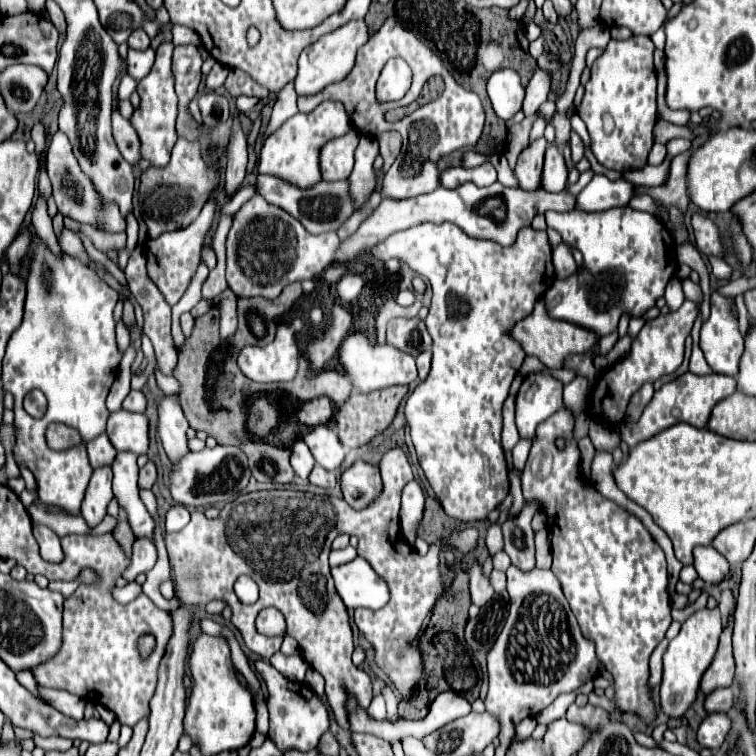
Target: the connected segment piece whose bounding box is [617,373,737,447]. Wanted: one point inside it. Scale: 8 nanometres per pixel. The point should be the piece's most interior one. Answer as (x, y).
(689, 398)

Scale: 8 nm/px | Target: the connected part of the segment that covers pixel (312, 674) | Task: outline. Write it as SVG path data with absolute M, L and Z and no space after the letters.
M309 669L309 671L307 671L307 677L305 677L305 683L313 689L313 693L317 693L319 697L323 697L323 687L325 687L325 681L323 681L323 677L319 675L319 671Z

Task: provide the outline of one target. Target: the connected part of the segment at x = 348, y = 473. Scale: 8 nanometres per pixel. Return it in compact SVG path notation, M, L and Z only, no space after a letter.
M359 459L339 475L339 485L353 509L365 509L381 493L381 475L375 465Z

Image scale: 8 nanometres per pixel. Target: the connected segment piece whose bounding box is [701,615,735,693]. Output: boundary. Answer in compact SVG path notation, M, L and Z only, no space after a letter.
M732 615L729 618L728 625L721 633L715 659L713 659L711 667L703 673L703 679L701 679L701 691L703 693L711 693L717 687L729 687L733 683L733 675L735 675L732 647L733 625L734 617Z

